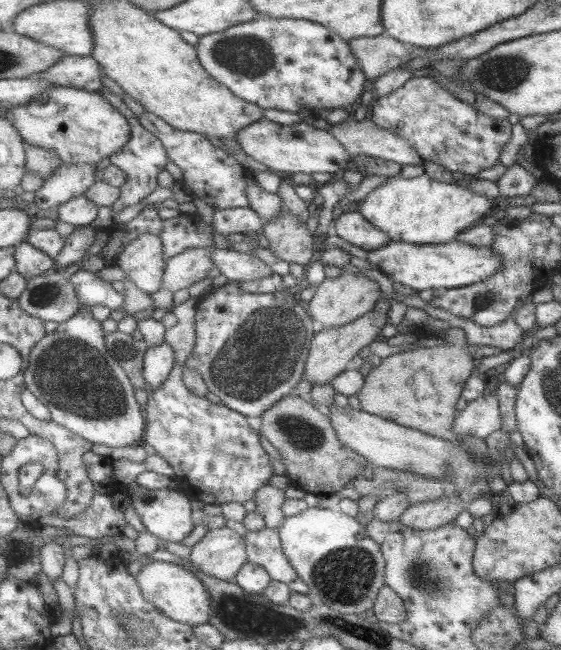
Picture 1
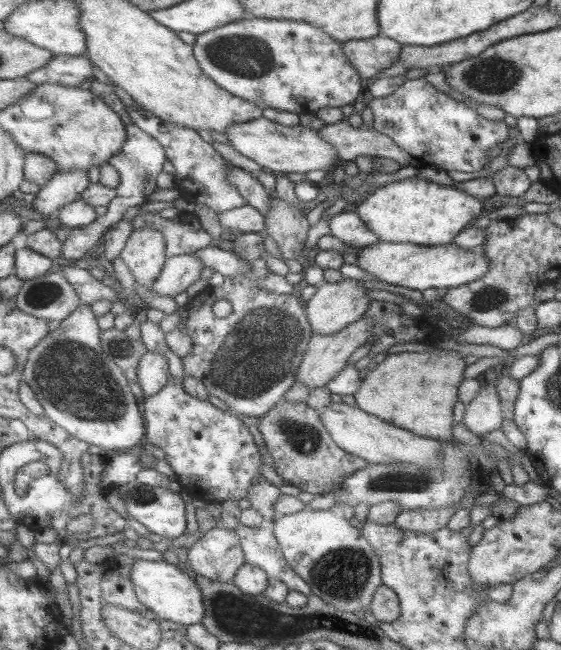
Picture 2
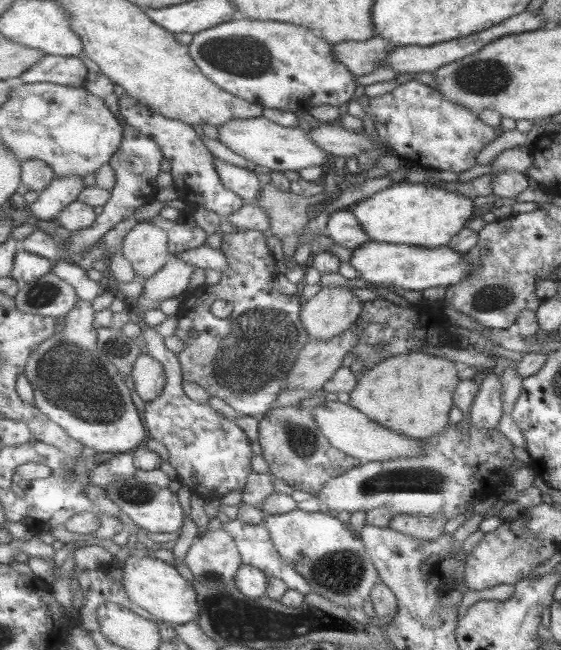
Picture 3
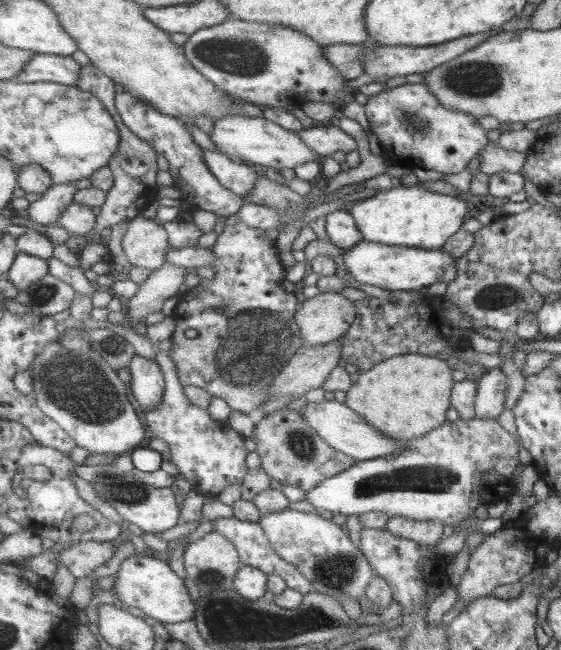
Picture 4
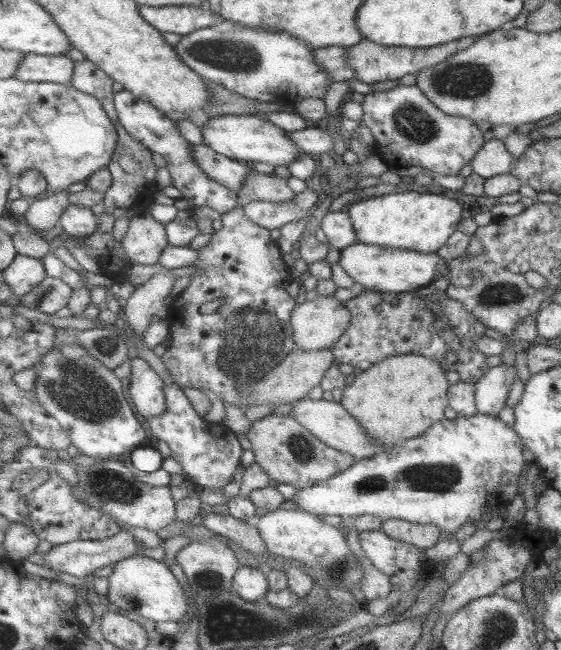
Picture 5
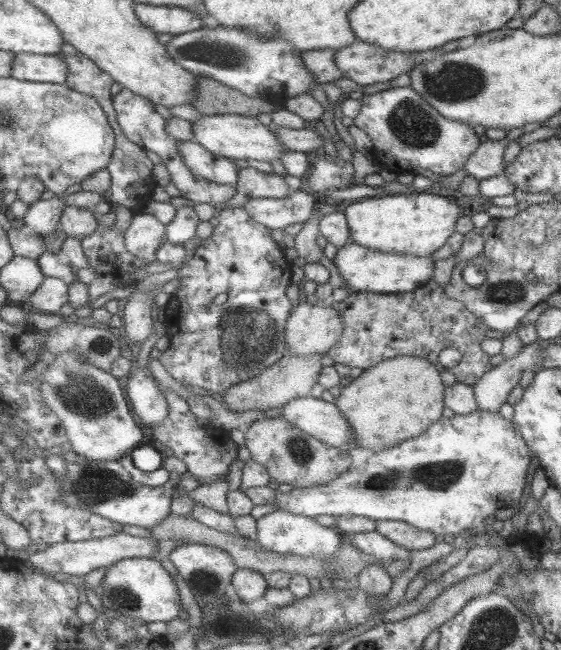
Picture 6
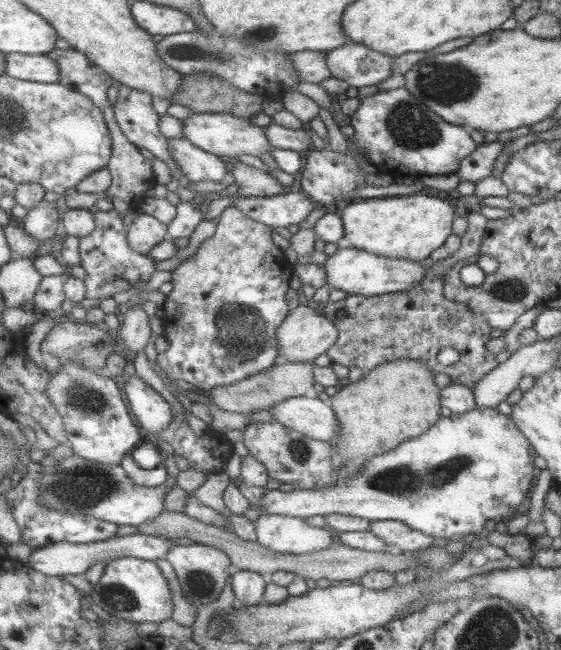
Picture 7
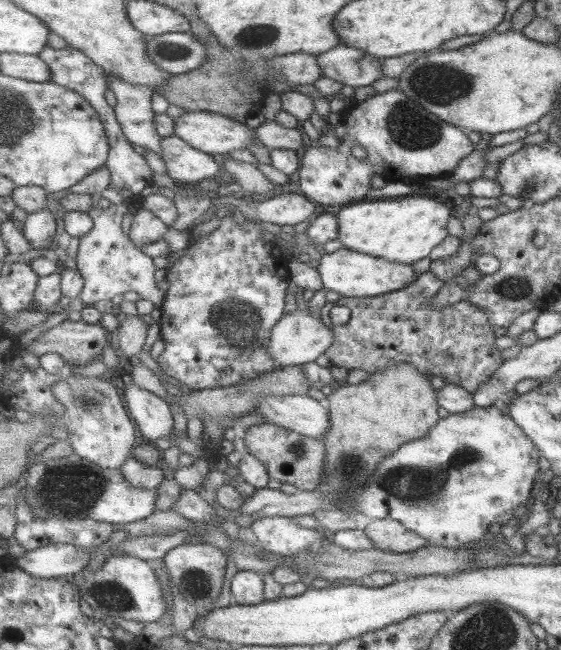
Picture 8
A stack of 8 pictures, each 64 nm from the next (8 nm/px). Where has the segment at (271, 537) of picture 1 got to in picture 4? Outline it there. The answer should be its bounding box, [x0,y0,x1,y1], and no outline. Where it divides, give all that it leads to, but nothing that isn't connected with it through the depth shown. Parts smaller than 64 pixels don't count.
[212,516,314,595]

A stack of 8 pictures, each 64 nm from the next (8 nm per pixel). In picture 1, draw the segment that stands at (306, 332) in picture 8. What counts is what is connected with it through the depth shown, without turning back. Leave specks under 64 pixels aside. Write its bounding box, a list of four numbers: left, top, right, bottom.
[308,272,381,328]

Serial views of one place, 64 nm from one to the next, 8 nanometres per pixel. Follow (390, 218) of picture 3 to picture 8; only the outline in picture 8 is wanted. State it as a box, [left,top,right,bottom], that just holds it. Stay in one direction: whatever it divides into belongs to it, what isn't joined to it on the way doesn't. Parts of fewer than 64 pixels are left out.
[337,193,451,264]

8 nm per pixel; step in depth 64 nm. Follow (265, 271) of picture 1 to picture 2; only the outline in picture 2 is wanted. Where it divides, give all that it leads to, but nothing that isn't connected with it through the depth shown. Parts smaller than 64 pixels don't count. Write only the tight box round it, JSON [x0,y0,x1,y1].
[196,244,252,278]

